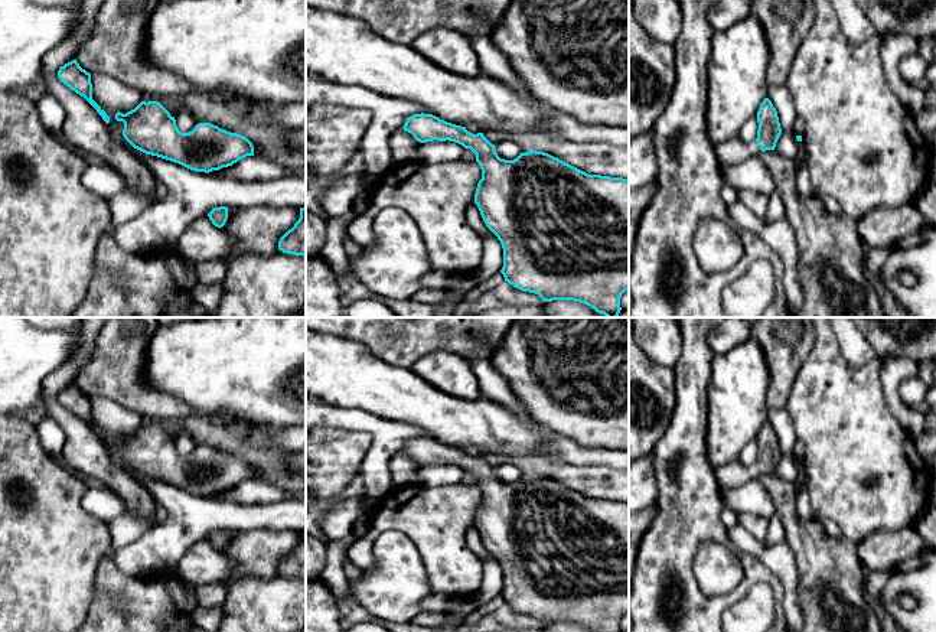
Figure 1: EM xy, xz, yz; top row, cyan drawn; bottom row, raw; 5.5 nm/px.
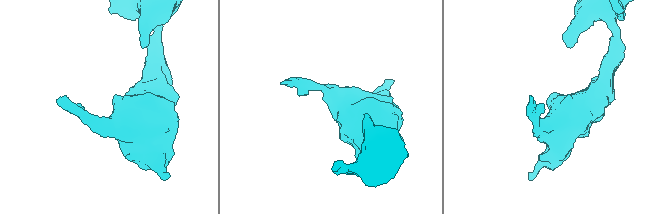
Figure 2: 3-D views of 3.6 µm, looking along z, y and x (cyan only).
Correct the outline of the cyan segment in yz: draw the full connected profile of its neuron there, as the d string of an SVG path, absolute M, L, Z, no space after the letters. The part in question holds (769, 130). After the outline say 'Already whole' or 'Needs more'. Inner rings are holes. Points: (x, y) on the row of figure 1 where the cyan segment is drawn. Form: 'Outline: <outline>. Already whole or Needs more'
Outline: M764 98L757 111L757 139L751 143L744 143L734 137L714 147L717 162L723 167L738 164L750 157L759 156L761 152L774 150L782 134L777 111L769 98Z. Needs more

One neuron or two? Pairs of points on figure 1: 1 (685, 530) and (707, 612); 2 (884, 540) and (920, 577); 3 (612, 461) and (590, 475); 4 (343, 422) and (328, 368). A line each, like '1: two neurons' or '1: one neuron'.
1: one neuron
2: two neurons
3: two neurons
4: two neurons

